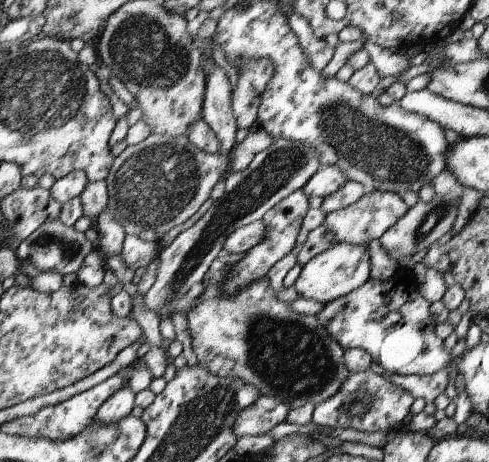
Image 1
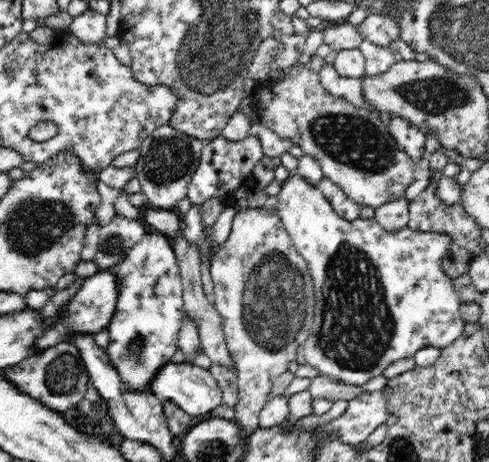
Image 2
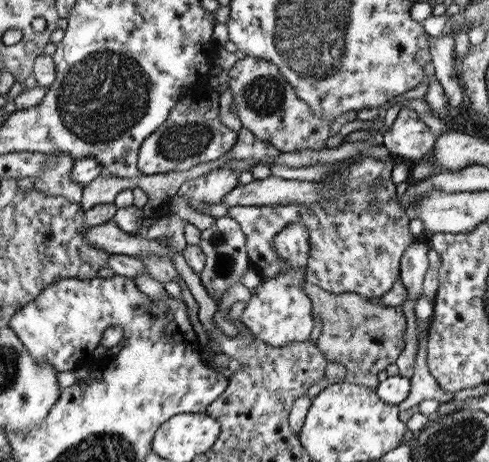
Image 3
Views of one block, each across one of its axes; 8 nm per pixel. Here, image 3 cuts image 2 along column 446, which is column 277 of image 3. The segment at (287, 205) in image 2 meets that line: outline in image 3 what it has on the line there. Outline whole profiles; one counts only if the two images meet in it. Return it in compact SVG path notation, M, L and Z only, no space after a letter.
M289 224L285 226L281 232L277 232L273 236L273 250L277 252L277 256L291 266L289 272L279 274L279 276L271 276L271 278L261 278L261 284L257 286L255 294L251 294L249 302L243 304L239 320L247 326L247 330L279 348L285 346L289 342L311 342L311 330L315 326L313 318L311 318L311 300L307 298L303 284L305 284L305 264L307 264L307 256L309 256L309 234L305 230L303 224Z

